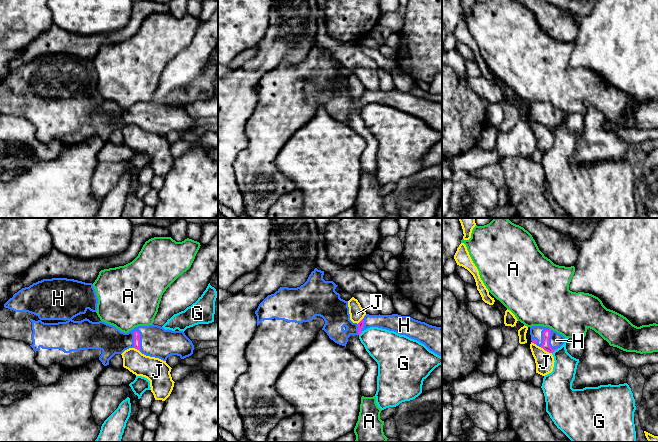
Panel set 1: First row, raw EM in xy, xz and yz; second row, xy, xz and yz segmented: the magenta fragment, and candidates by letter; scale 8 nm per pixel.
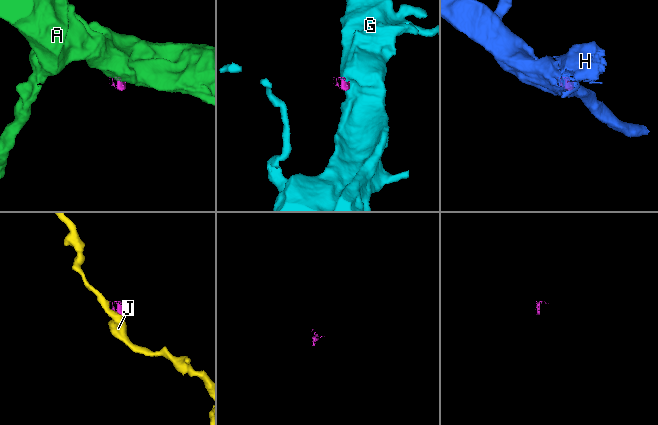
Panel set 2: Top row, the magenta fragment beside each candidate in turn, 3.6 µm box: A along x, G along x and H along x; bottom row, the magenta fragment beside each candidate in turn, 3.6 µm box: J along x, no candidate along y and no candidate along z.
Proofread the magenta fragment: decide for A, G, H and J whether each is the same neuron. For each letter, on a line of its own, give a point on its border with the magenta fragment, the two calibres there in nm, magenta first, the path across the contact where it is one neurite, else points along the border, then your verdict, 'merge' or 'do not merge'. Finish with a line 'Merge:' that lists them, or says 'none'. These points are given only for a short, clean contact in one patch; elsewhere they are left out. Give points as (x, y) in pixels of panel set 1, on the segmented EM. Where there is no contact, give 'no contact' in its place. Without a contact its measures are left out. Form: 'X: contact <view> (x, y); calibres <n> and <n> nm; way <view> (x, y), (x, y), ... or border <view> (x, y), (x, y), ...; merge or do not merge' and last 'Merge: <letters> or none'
A: contact yz (550, 328); calibres 60 and 440 nm; border yz (549, 327), (552, 329); do not merge
G: contact yz (555, 349); calibres 60 and 190 nm; border yz (558, 348), (552, 353); do not merge
H: contact yz (548, 340); calibres 60 and 120 nm; way yz (546, 334), (548, 340), (556, 340); merge
J: contact yz (546, 350); calibres 60 and 150 nm; border yz (540, 347), (551, 353); do not merge
Merge: H

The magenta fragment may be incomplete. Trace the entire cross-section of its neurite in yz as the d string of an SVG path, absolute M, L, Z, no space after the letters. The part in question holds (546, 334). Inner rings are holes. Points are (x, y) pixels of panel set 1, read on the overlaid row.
M532 326L530 335L532 343L549 353L553 353L565 343L565 337L549 327Z

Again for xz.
M315 268L303 285L297 288L280 287L274 294L268 295L255 311L257 328L245 349L248 368L238 378L234 387L235 402L243 419L245 437L251 442L265 442L267 435L282 419L296 413L295 407L277 392L276 381L293 358L314 341L320 330L324 330L335 343L348 348L348 338L351 335L360 335L370 327L378 327L417 340L430 351L442 357L442 327L432 326L410 316L398 314L366 314L358 324L353 323L350 320L348 301L341 299L340 294L335 291L338 285L333 281L325 281L323 275L324 271Z

